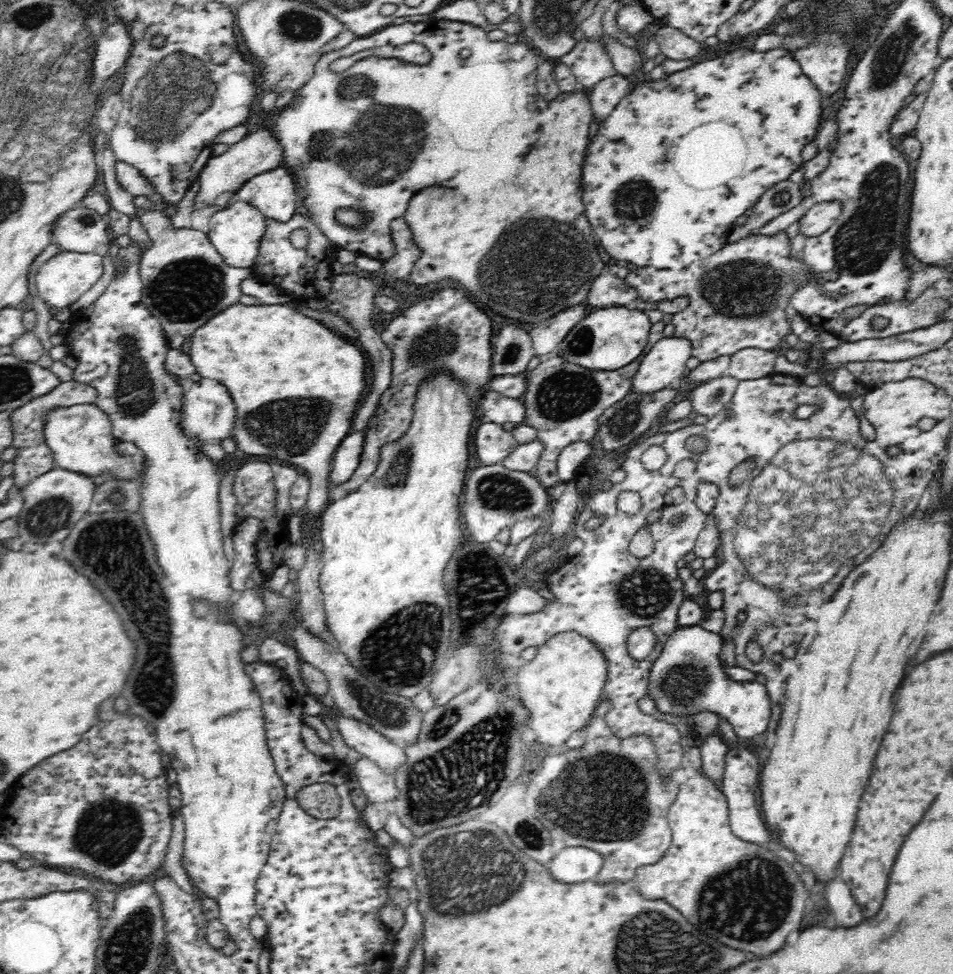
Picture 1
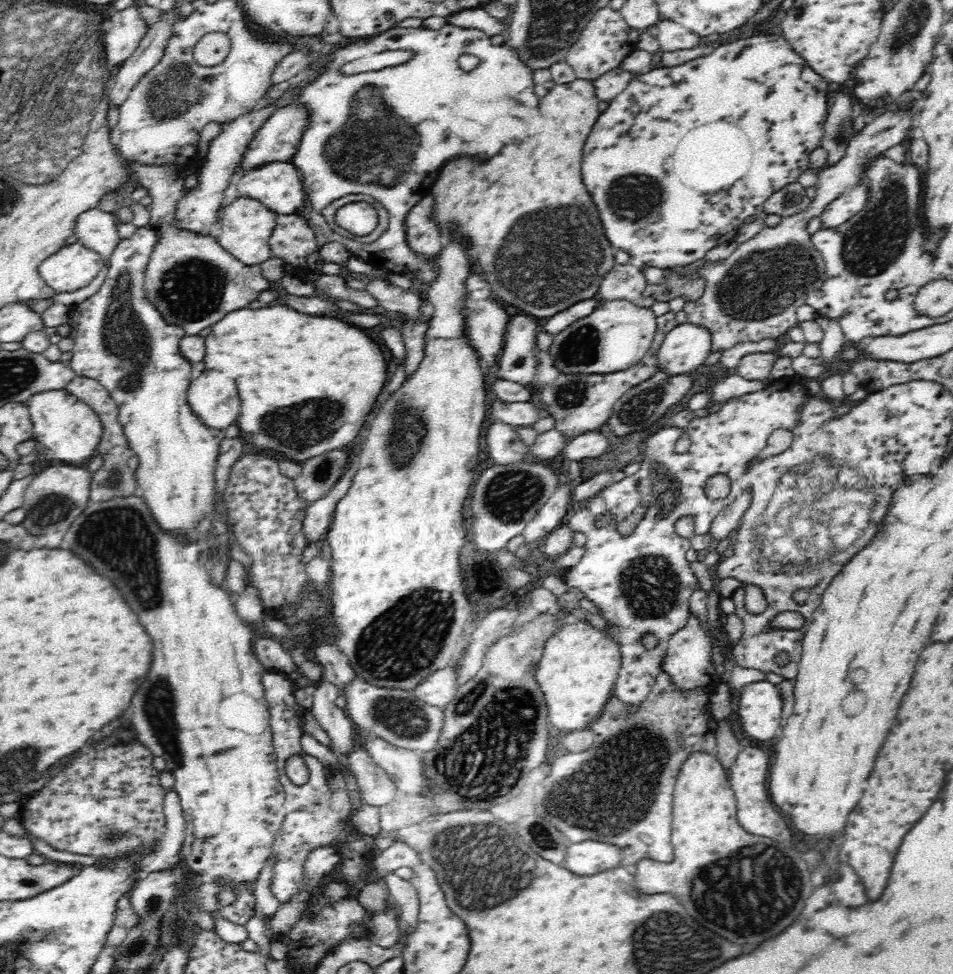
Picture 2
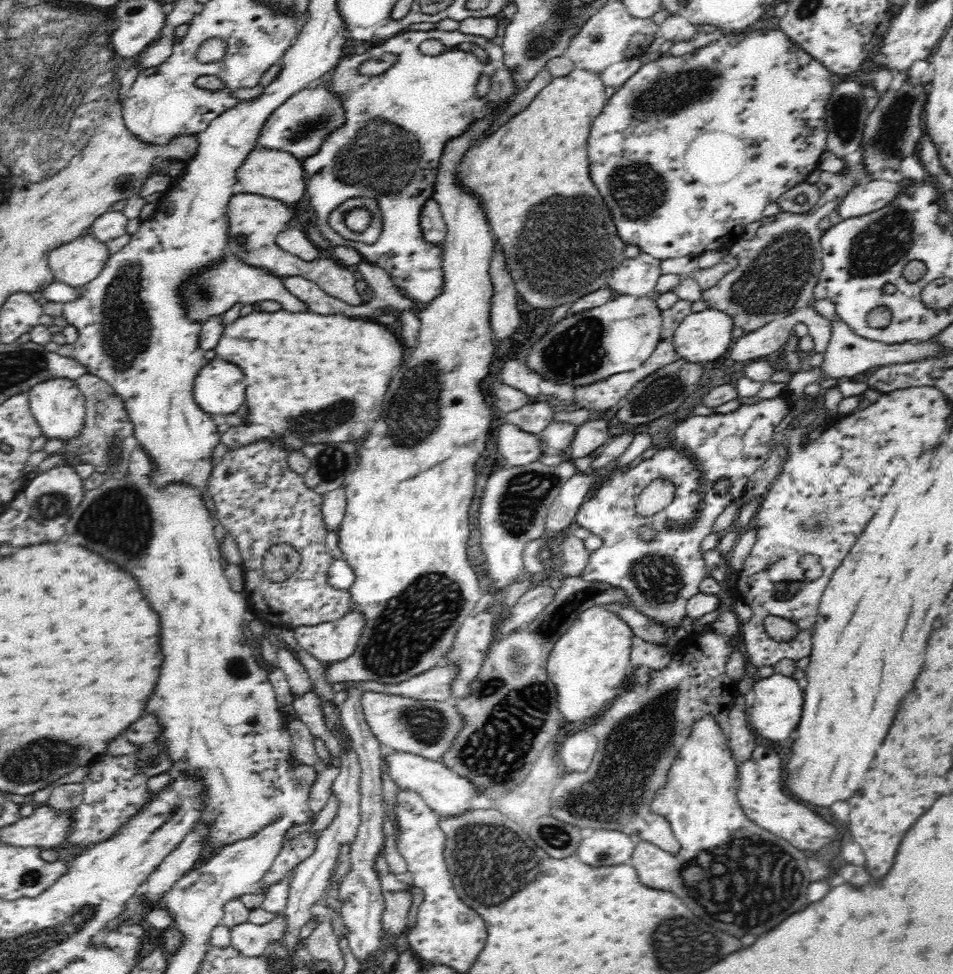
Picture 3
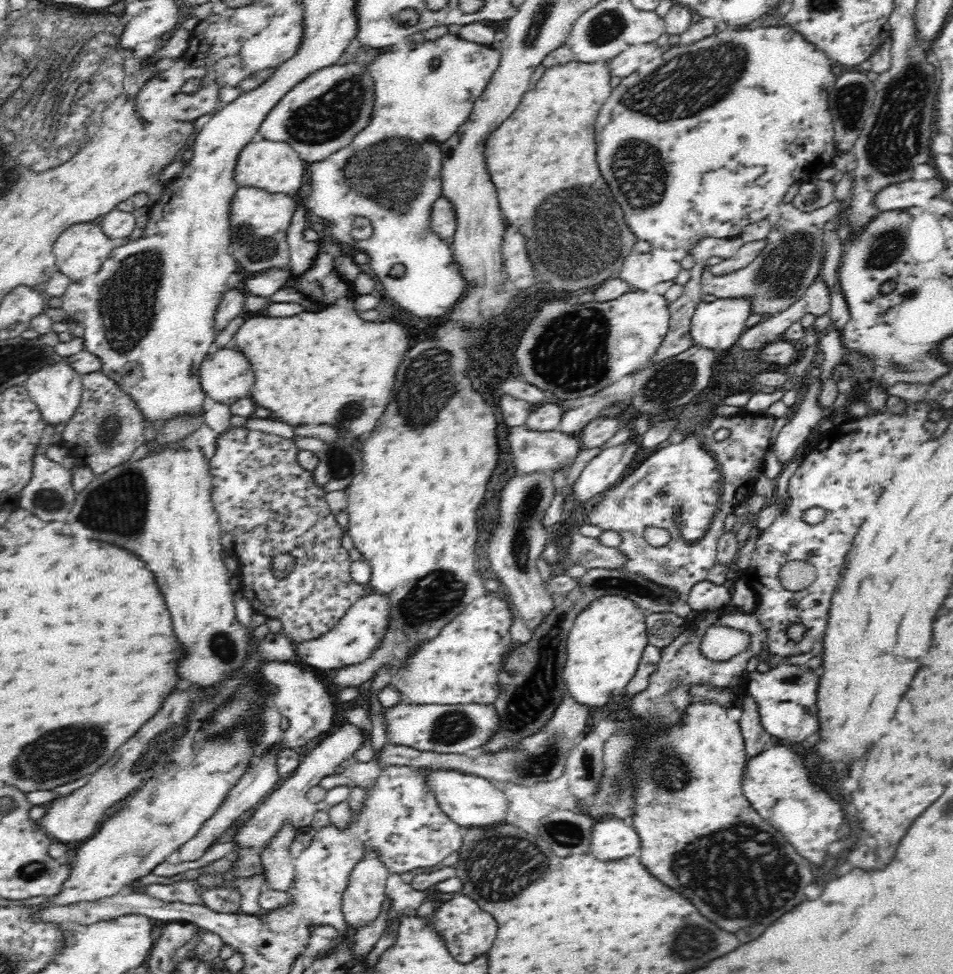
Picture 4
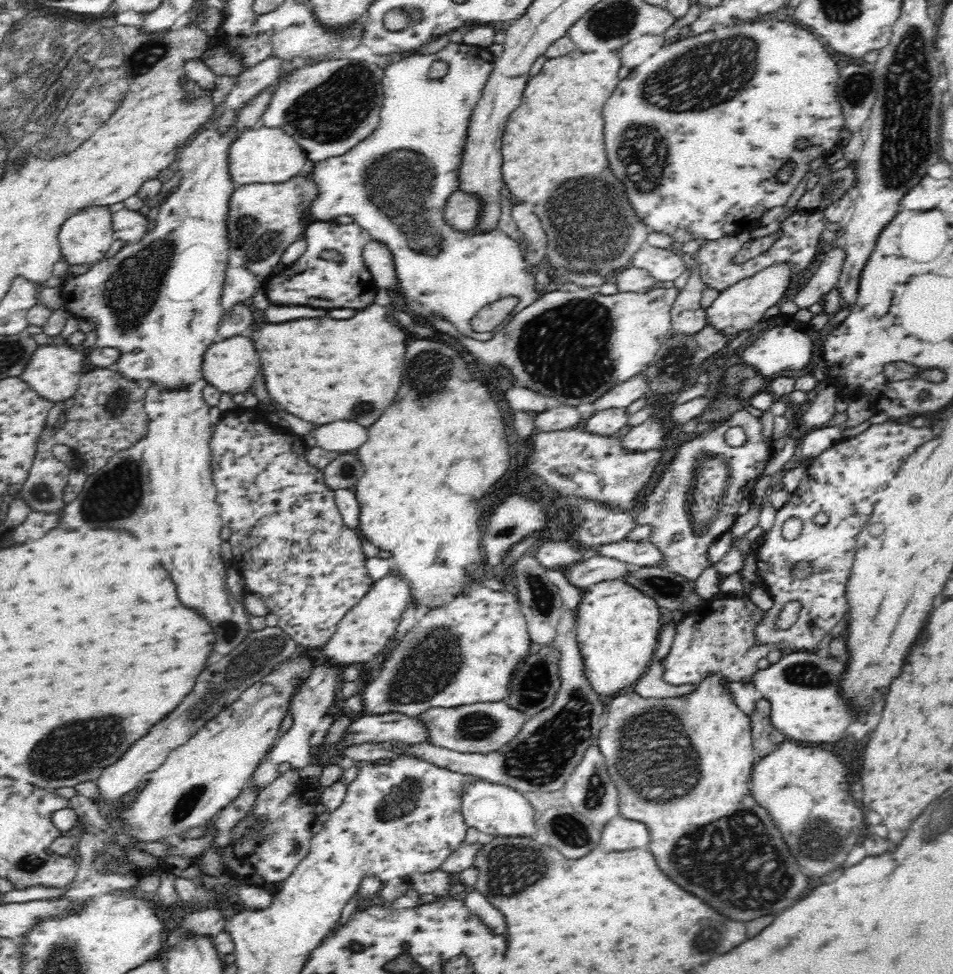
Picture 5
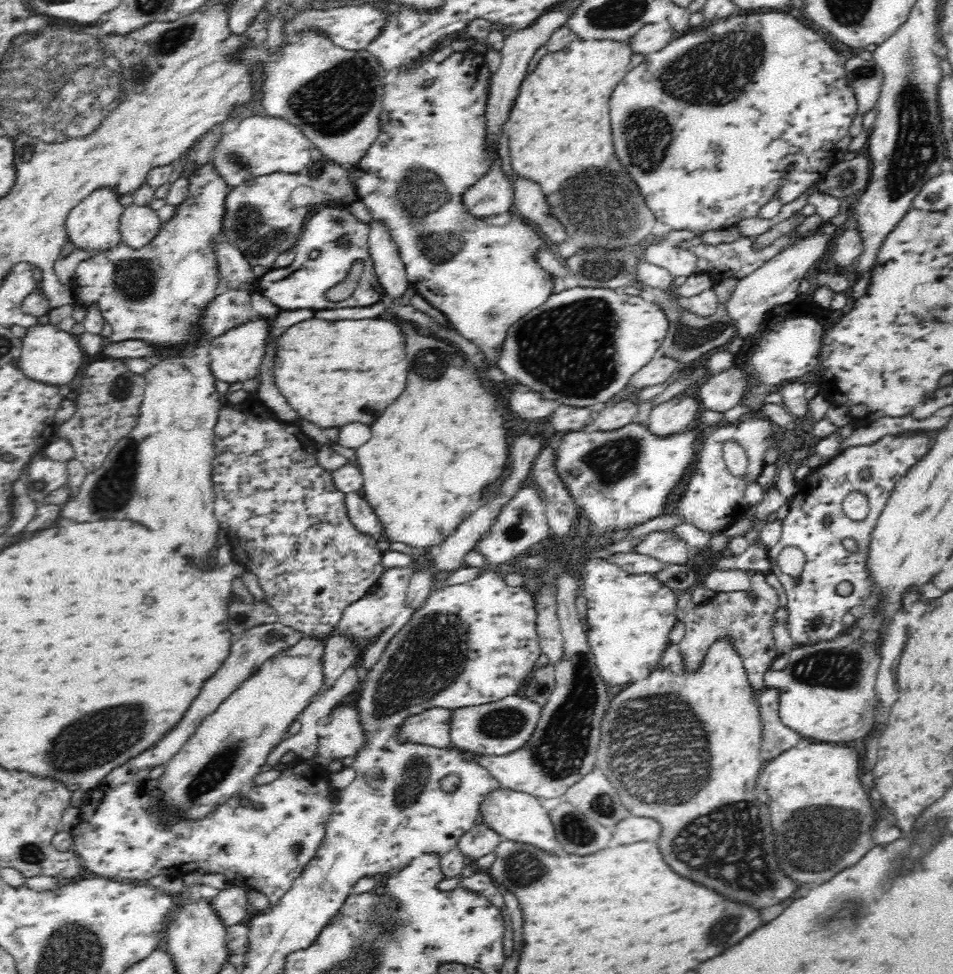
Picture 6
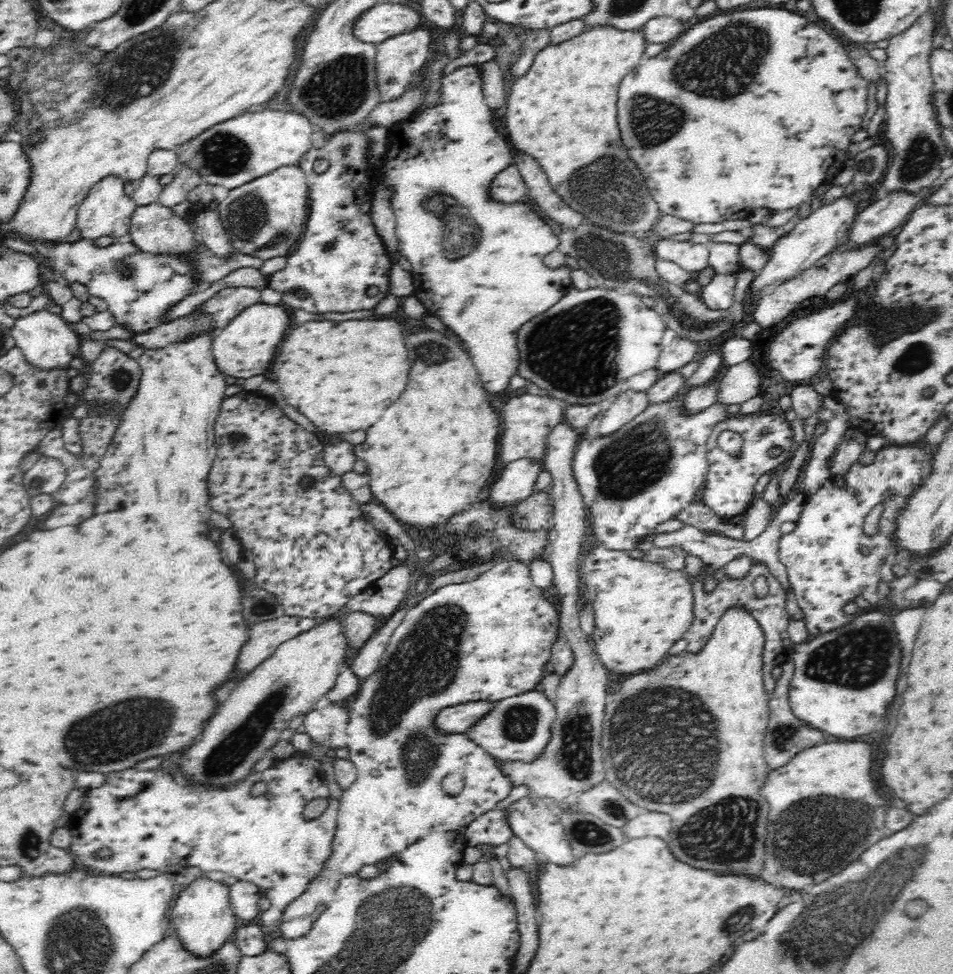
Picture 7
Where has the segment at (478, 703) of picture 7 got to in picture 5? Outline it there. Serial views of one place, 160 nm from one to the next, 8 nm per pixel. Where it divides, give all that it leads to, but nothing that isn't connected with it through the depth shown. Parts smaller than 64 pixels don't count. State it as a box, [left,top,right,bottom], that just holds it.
[337,714,434,750]

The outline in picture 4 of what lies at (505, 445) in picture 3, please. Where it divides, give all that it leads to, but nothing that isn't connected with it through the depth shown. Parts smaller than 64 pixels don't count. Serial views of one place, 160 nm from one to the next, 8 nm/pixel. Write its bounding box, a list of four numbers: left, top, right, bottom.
[510,426,583,474]

